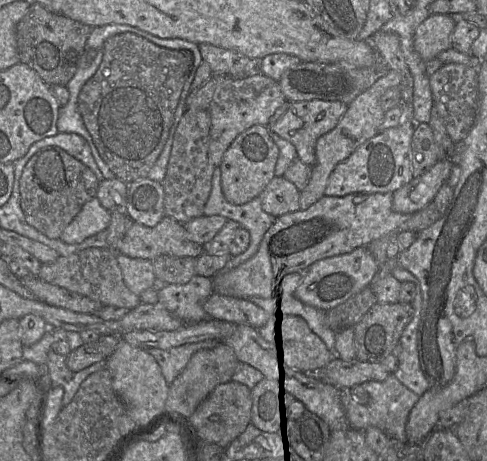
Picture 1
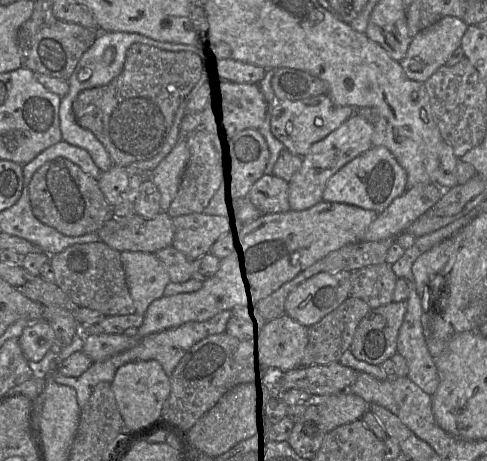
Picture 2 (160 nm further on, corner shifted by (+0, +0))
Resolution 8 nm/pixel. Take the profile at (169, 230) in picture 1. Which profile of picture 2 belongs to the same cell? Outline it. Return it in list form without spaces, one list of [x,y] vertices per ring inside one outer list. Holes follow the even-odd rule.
[[[165,212],[147,219],[136,213],[125,217],[110,216],[98,230],[99,240],[119,252],[155,254],[172,246],[173,219]]]

